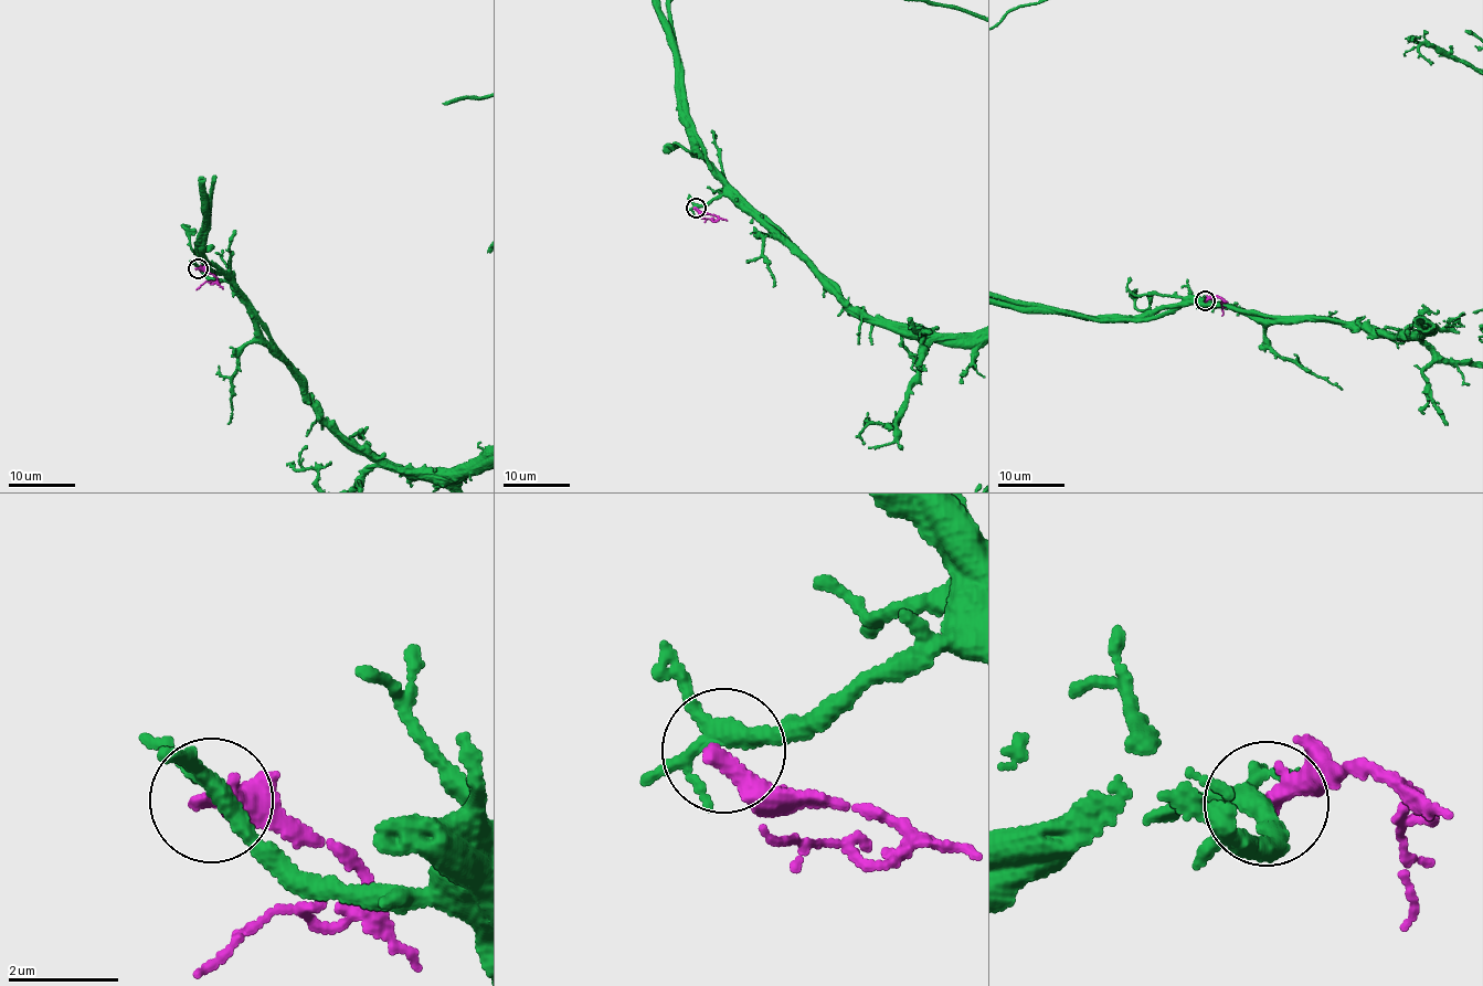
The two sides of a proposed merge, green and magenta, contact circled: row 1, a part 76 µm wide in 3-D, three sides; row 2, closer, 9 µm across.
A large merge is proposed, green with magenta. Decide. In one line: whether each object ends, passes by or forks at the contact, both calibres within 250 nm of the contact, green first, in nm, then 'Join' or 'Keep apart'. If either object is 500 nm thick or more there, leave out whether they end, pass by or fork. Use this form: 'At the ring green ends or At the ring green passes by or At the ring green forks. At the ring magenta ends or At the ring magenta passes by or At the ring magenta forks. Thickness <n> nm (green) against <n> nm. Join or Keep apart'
At the ring green forks. At the ring magenta ends. Thickness 280 nm (green) against 360 nm. Keep apart

